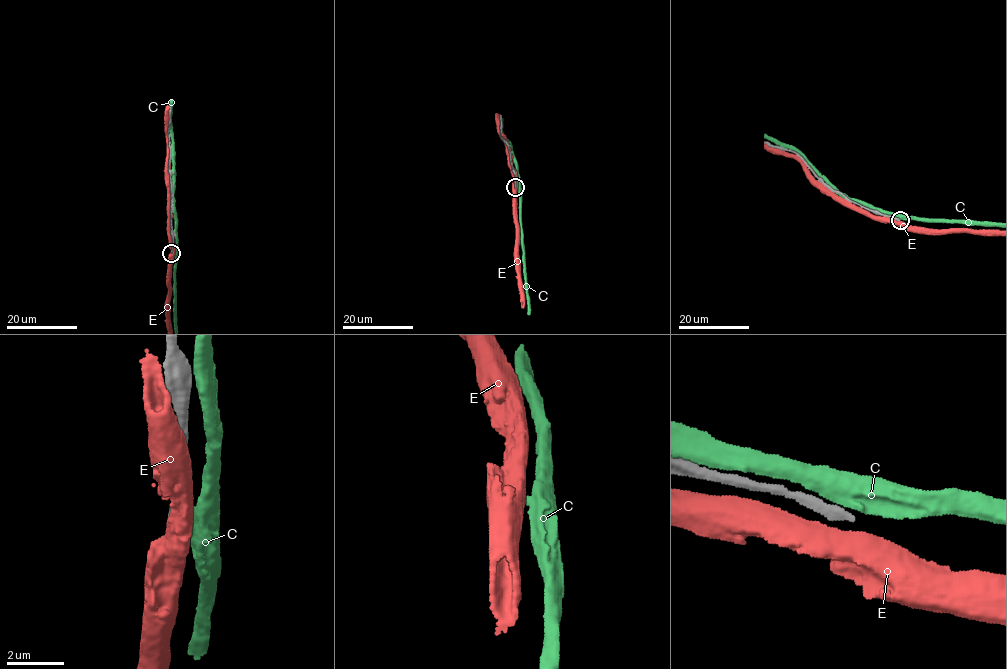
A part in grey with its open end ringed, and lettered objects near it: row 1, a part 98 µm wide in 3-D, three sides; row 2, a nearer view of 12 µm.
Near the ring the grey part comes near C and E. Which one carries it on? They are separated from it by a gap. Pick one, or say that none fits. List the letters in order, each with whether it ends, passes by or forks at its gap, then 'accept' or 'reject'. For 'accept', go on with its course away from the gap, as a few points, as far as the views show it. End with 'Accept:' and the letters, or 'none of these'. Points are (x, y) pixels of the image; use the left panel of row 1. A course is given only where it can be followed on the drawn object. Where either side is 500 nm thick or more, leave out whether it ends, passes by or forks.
C: reject
E: reject
Accept: none of these

